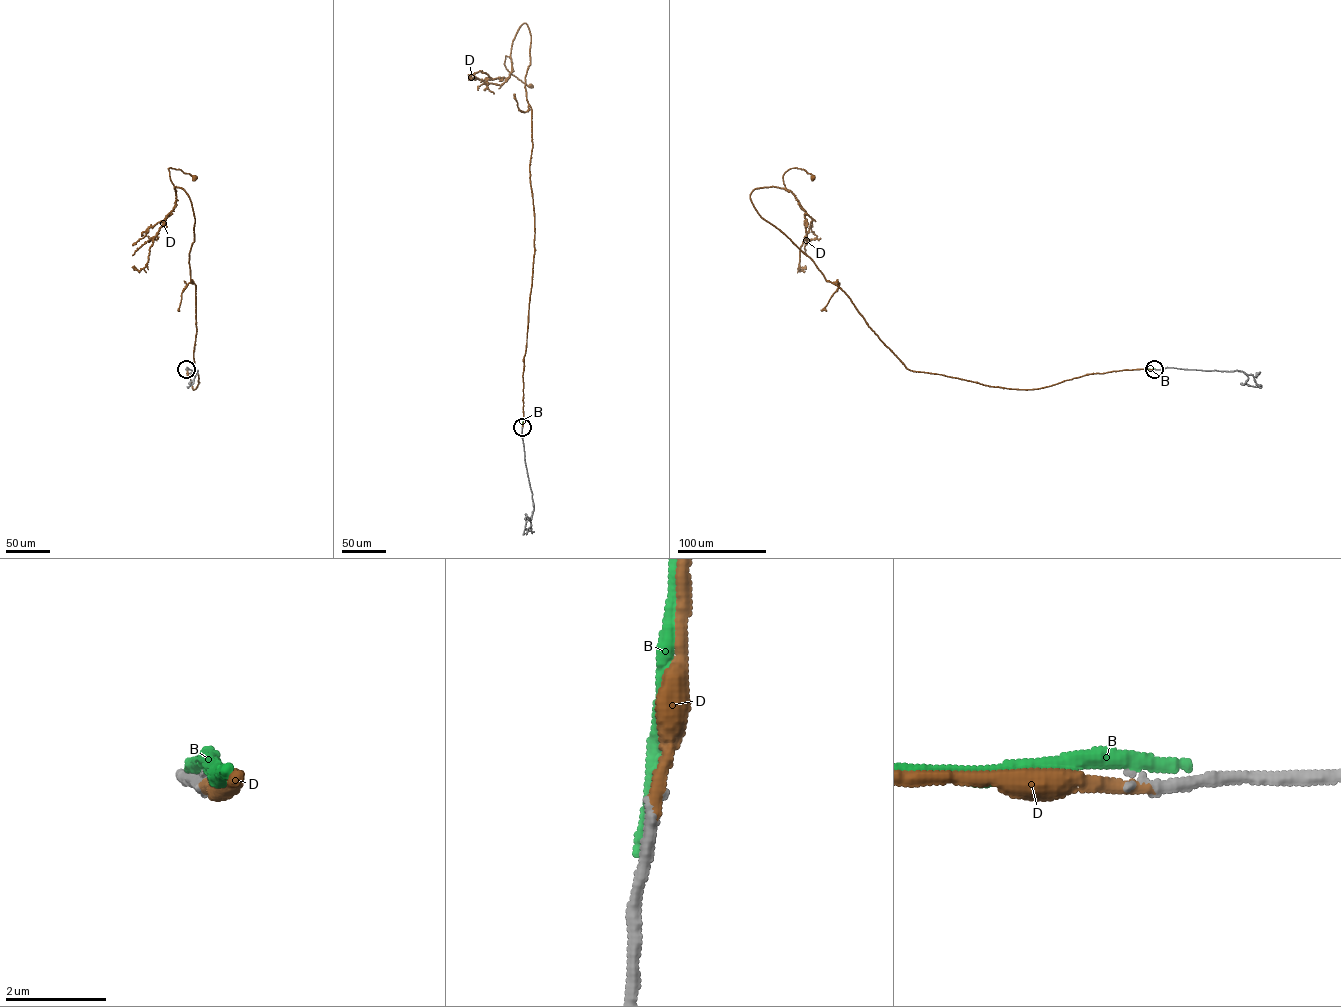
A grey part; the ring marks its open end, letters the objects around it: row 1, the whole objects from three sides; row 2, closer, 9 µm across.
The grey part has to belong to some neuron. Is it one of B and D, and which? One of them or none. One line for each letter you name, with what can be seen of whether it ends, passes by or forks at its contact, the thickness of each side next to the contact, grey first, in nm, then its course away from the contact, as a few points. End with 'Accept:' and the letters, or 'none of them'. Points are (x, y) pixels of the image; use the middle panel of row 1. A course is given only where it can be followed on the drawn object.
D: it ends there; 280 nm thick on the grey side, 280 nm on the other; it runs (522, 427), (523, 357), (534, 253), (531, 109), (525, 87), (530, 34), (523, 23), (504, 64), (530, 85)
Accept: D

